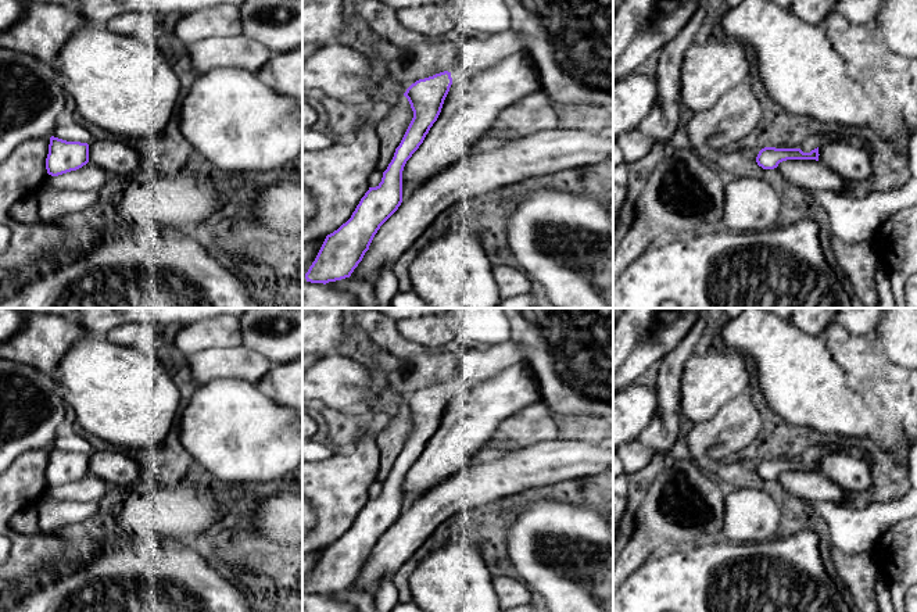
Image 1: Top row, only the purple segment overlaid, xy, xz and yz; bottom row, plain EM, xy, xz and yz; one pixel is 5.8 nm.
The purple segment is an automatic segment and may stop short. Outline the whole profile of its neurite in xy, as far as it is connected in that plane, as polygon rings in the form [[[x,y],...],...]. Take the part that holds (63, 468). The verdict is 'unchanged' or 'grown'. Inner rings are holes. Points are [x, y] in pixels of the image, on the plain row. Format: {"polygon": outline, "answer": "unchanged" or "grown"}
{"polygon": [[[51,447],[46,480],[51,487],[76,482],[89,473],[89,455]]], "answer": "unchanged"}

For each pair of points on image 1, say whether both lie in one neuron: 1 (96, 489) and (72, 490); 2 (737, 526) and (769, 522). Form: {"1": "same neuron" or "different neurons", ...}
{"1": "same neuron", "2": "same neuron"}

